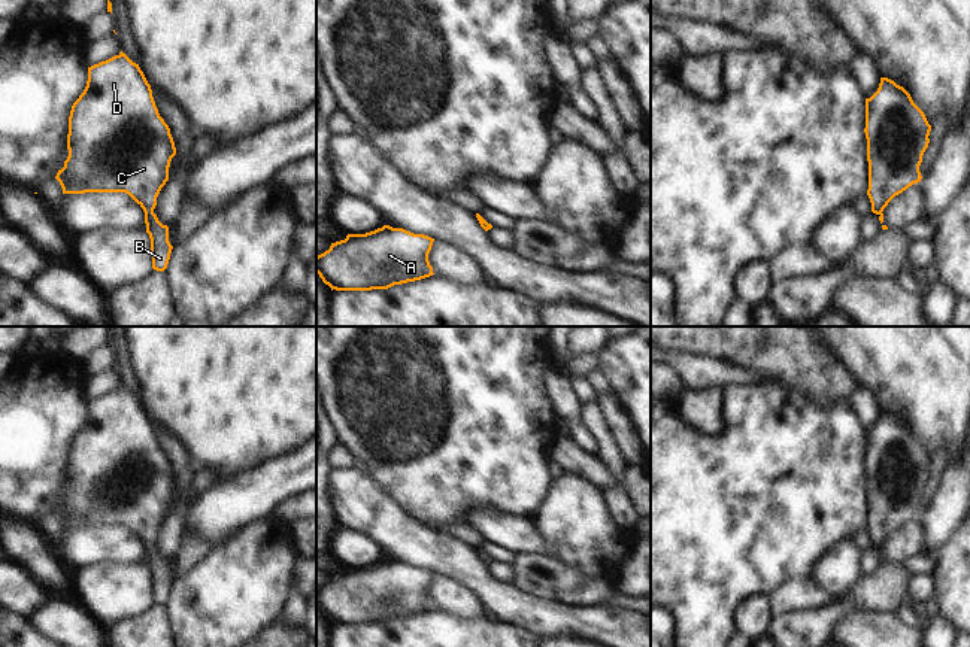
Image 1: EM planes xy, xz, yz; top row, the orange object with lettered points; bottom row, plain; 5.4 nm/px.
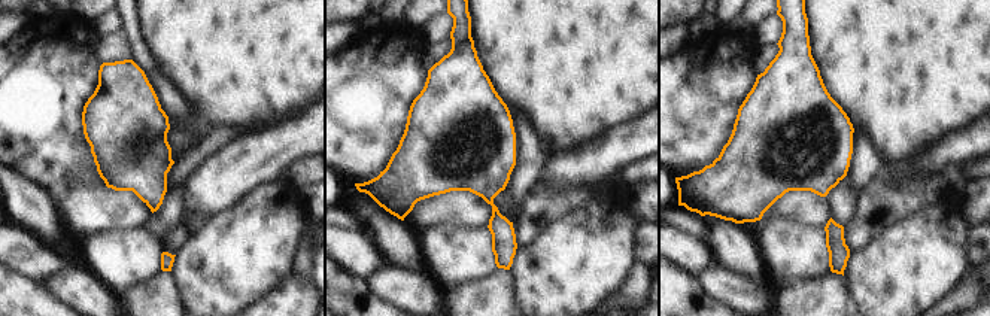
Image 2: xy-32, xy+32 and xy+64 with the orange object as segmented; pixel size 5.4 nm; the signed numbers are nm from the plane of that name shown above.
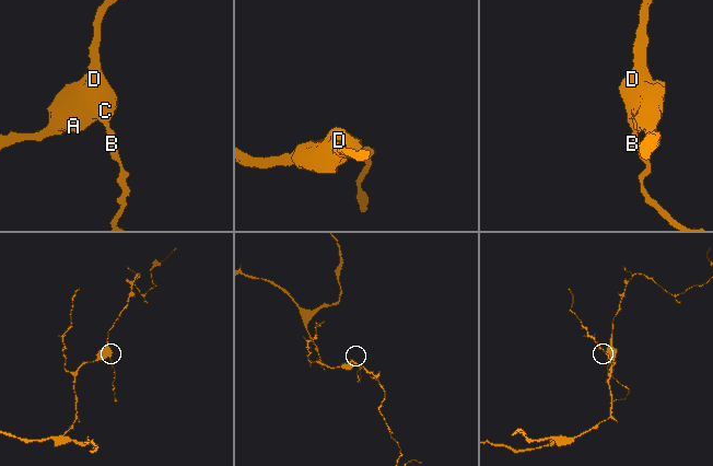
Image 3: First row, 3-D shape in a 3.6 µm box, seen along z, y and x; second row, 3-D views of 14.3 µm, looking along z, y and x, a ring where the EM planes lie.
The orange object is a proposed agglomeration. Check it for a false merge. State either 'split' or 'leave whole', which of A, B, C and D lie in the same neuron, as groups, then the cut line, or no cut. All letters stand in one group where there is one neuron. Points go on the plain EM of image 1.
leave whole | A B C D | no cut

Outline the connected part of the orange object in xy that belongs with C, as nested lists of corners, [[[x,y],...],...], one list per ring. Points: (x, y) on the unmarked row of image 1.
[[[122,385],[88,401],[87,420],[70,444],[67,483],[64,501],[55,510],[63,528],[128,528],[145,546],[152,602],[164,605],[173,580],[169,575],[169,561],[158,555],[154,543],[161,522],[169,514],[169,501],[176,482],[169,459],[158,447],[151,419],[139,398]]]

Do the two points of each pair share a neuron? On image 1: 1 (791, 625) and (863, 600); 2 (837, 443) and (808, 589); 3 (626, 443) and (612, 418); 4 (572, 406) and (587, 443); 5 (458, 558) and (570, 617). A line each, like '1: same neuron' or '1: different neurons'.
1: same neuron
2: different neurons
3: same neuron
4: same neuron
5: same neuron

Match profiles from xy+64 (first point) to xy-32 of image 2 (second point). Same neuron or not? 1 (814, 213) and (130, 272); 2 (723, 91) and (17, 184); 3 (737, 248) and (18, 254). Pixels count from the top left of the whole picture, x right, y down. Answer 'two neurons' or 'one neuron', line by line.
1: two neurons
2: two neurons
3: two neurons

